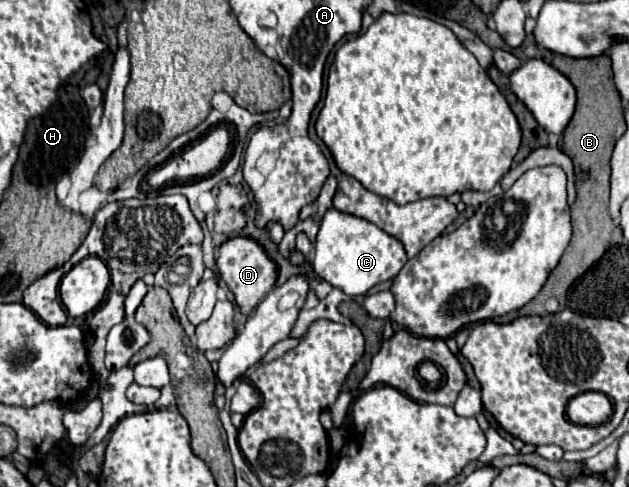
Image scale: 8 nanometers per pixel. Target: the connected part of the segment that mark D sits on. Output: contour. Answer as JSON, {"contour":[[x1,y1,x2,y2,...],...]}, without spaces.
{"contour":[[236,235,228,237,222,247,218,249,216,263,220,263,220,277,228,285,228,289,234,293,234,299,242,311,242,315,252,315,262,303,262,299,276,287,278,281,278,265,274,259,268,257,266,249,250,235]]}

